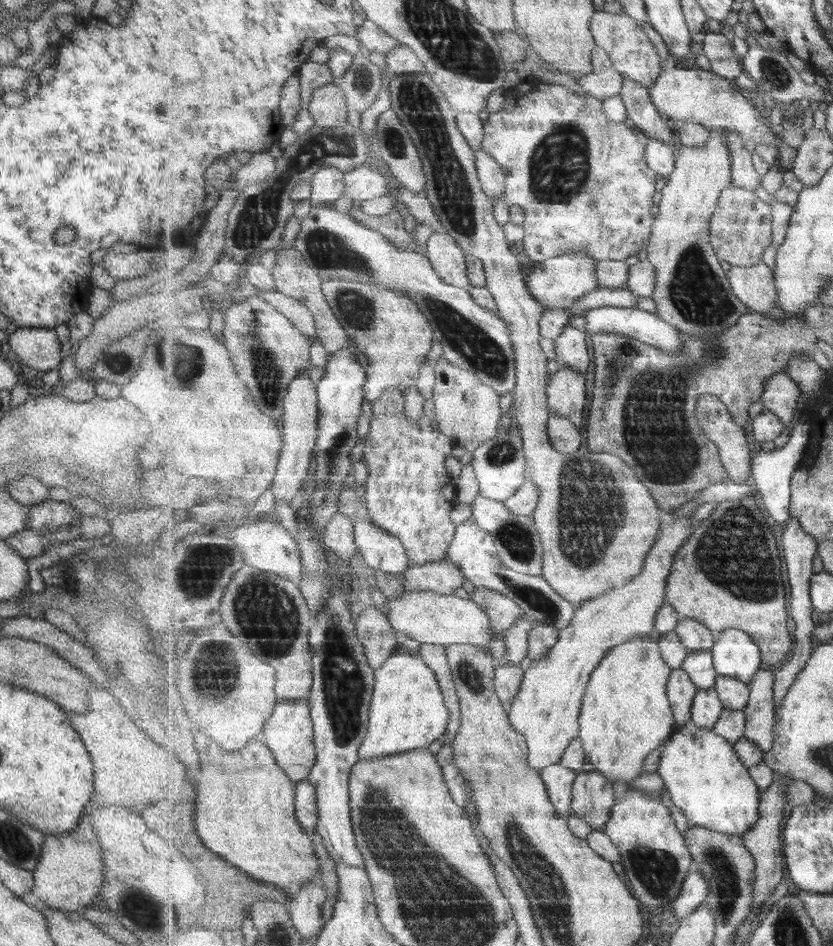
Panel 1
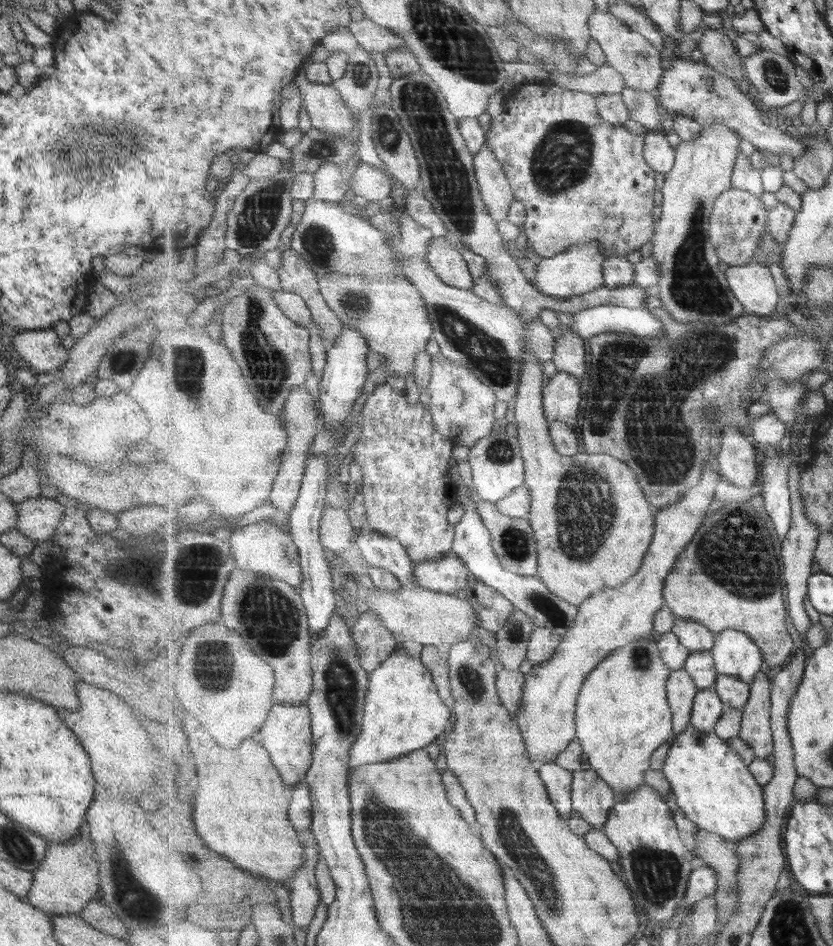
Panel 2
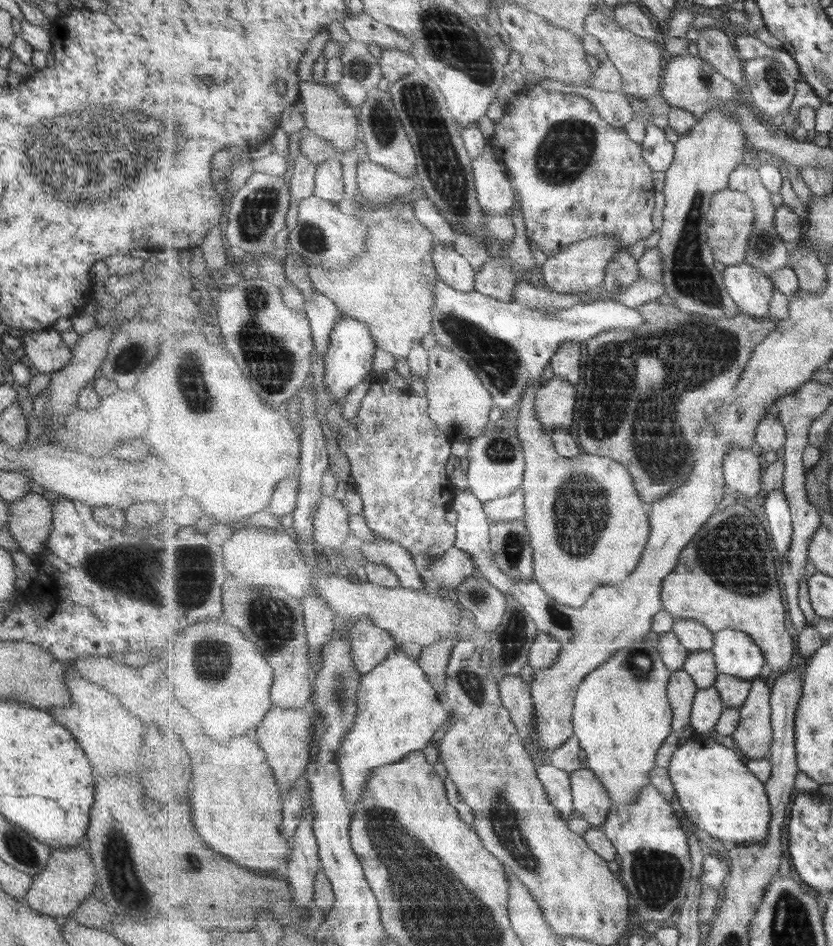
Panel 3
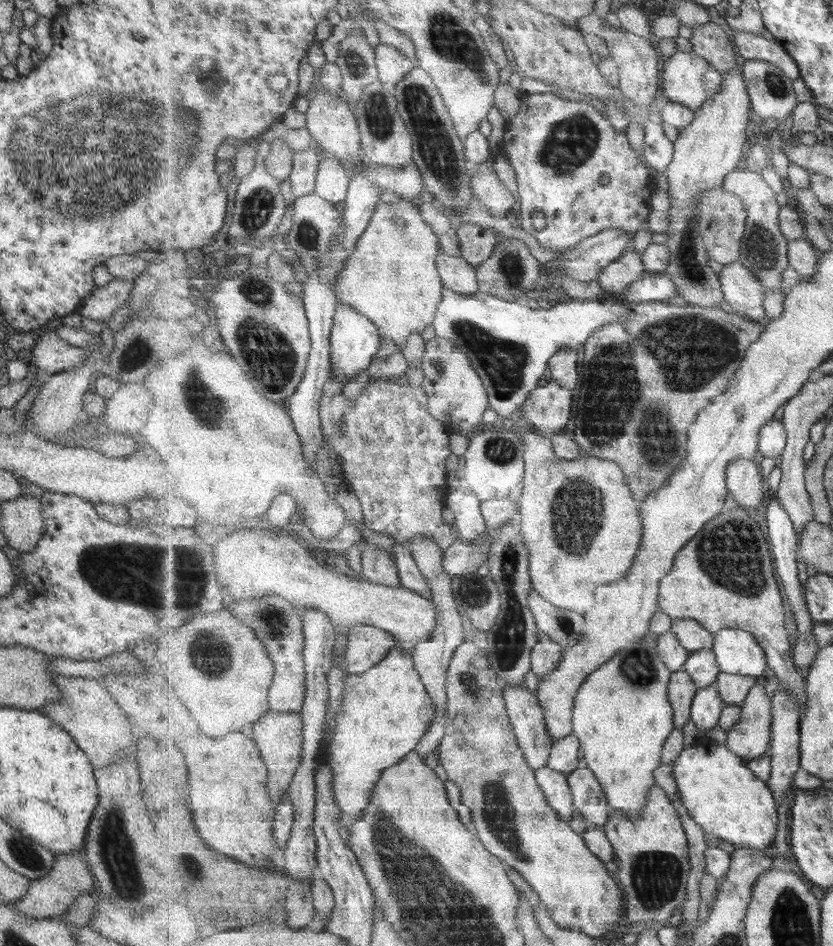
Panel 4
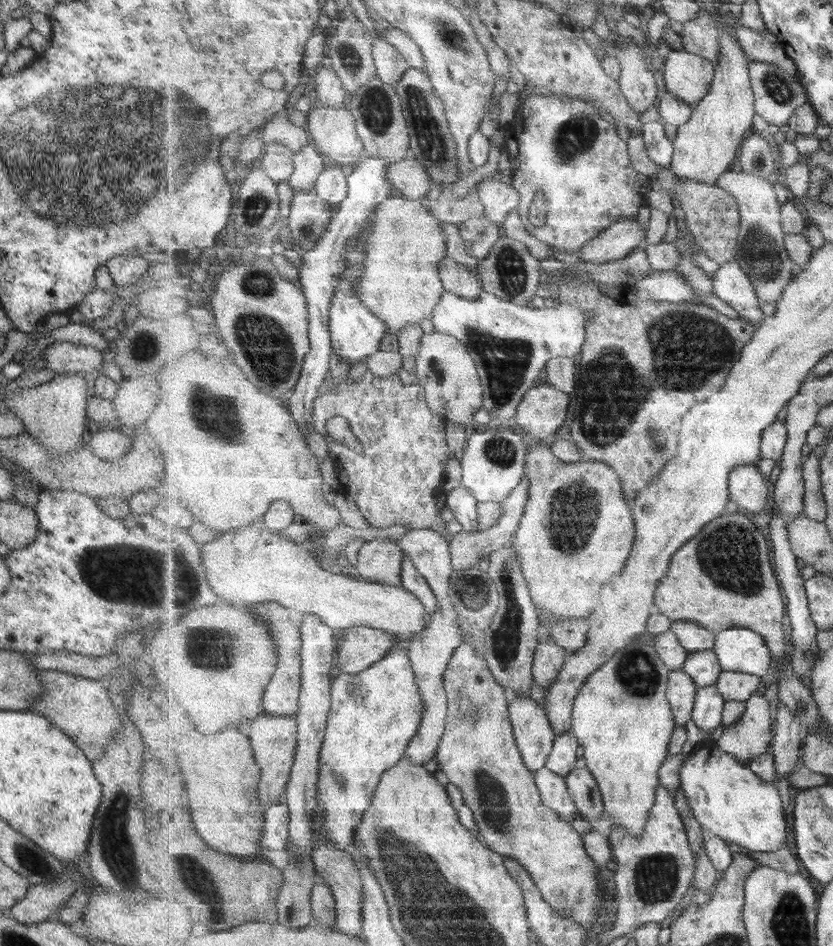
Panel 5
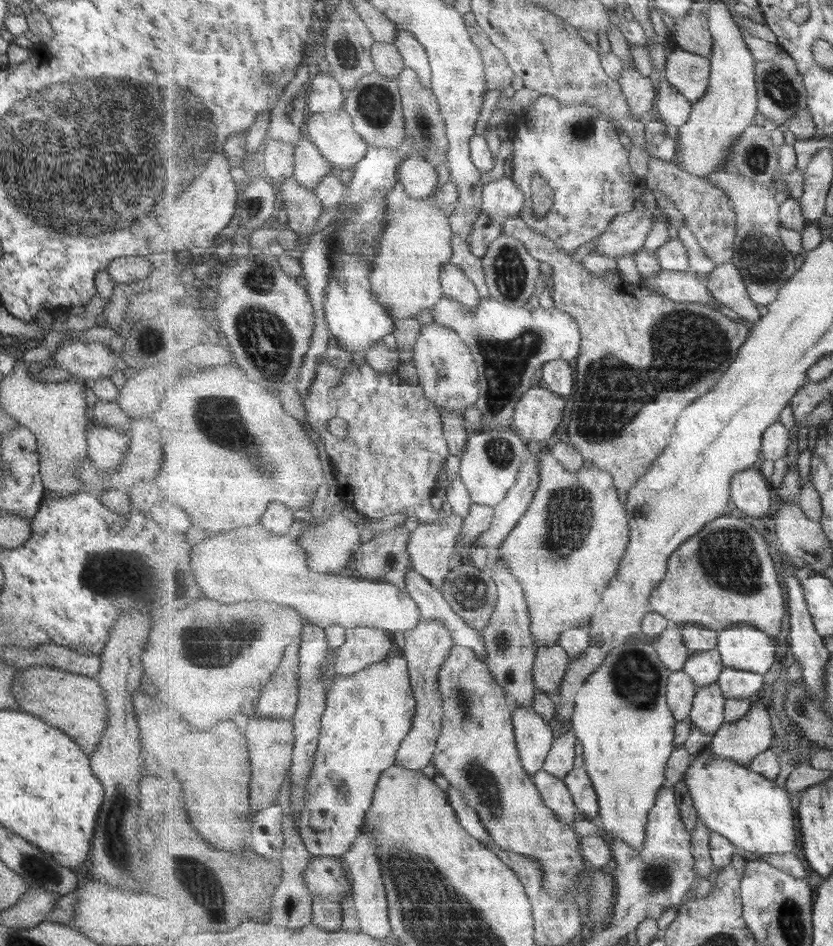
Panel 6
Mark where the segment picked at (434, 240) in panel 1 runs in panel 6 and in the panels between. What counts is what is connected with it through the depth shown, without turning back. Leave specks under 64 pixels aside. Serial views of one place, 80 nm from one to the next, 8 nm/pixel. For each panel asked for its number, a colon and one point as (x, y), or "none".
2: (450, 264)
3: (453, 268)
4: (457, 274)
5: (458, 278)
6: (456, 284)

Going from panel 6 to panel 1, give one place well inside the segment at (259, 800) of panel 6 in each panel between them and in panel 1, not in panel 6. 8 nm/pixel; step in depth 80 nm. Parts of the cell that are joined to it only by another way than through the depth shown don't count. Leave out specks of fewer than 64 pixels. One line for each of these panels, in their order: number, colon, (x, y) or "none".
1: (290, 735)
2: (288, 734)
3: (286, 733)
4: (280, 736)
5: (275, 738)

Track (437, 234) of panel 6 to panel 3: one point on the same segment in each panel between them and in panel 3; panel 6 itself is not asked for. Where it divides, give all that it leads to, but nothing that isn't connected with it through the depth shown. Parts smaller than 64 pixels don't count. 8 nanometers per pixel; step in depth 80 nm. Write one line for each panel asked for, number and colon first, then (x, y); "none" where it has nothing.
3: (390, 288)
4: (392, 278)
5: (401, 284)

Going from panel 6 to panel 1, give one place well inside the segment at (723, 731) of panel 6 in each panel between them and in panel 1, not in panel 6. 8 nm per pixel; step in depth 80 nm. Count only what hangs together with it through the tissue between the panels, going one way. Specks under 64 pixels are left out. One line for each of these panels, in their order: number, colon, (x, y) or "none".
1: (761, 713)
2: (757, 731)
3: (755, 734)
4: (751, 738)
5: (752, 736)

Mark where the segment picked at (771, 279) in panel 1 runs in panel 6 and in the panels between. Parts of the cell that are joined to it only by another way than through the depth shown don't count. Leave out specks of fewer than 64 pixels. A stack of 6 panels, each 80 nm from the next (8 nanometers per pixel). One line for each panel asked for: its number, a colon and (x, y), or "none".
2: (753, 284)
3: (752, 290)
4: (744, 292)
5: (732, 284)
6: (727, 285)

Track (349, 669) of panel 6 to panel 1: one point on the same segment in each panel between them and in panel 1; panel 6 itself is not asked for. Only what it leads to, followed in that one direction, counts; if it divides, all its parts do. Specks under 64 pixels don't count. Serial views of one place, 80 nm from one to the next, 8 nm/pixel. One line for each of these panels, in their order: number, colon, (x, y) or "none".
1: (377, 633)
2: (376, 643)
3: (371, 645)
4: (367, 645)
5: (362, 647)

